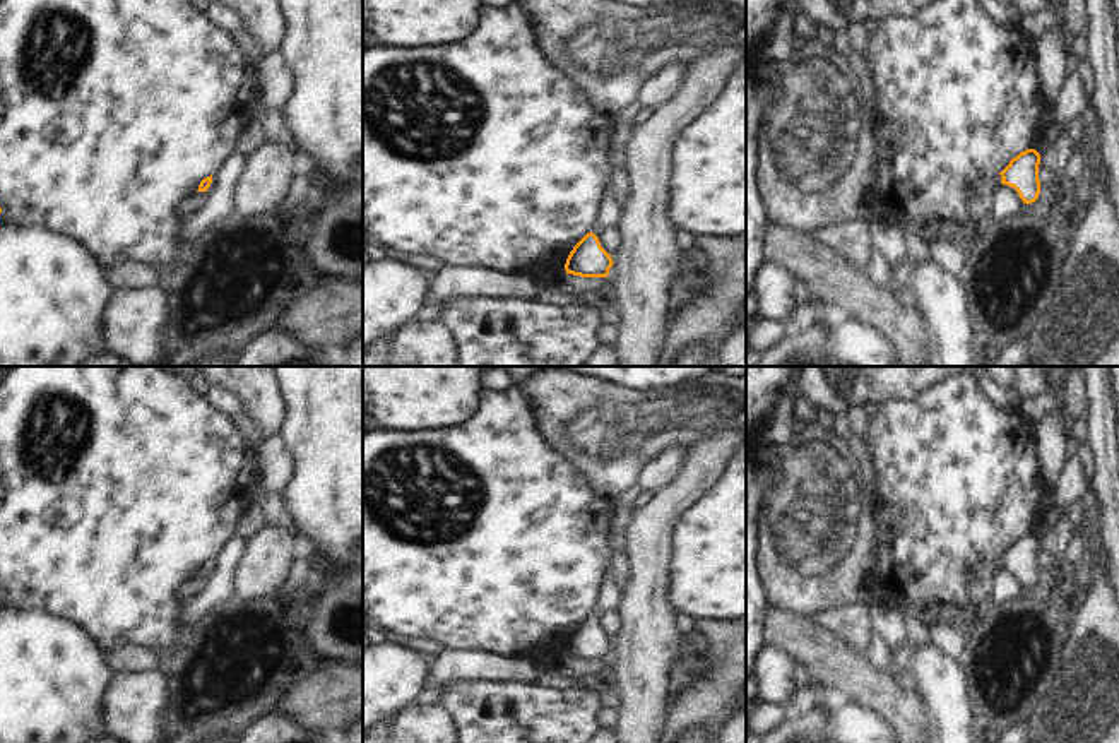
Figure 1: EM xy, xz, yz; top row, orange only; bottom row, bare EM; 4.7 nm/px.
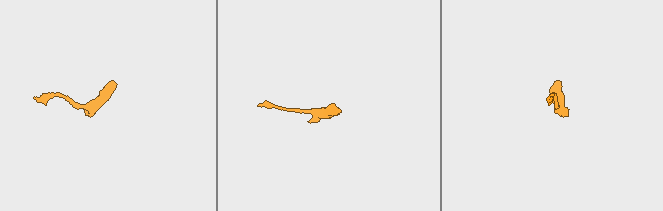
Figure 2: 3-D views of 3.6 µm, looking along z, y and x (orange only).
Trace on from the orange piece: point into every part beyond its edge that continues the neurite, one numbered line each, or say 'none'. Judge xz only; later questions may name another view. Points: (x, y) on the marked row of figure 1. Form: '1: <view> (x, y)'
1: xz (608, 213)

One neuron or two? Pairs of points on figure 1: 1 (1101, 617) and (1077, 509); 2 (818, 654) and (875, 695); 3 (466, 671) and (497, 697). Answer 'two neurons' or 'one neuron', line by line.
1: two neurons
2: one neuron
3: two neurons

